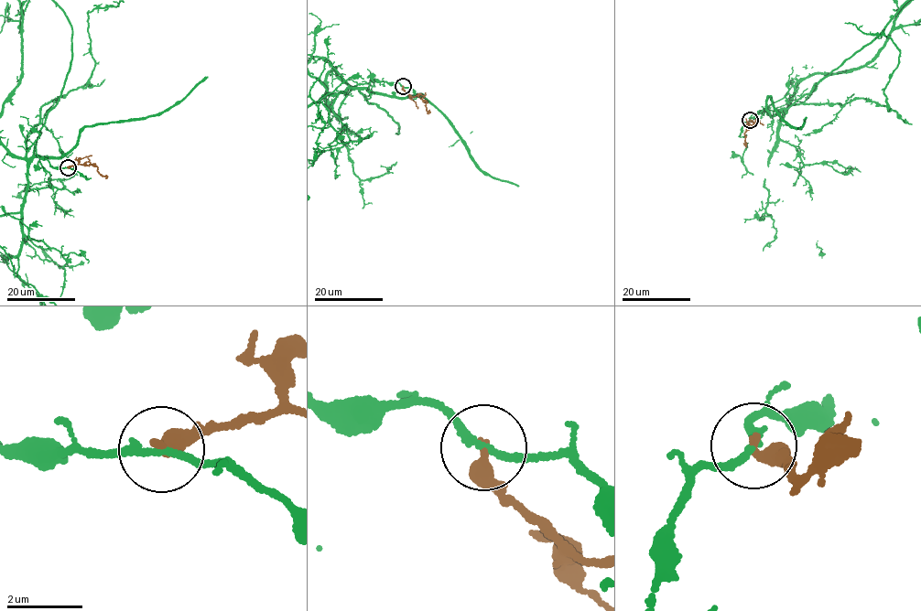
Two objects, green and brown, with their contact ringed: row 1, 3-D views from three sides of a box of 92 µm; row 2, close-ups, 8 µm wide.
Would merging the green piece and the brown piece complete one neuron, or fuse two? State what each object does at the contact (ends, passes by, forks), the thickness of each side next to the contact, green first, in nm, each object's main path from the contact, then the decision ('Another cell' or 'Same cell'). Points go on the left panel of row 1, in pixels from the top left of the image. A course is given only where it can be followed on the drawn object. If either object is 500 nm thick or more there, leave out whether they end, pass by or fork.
At the ring green passes by. At the ring brown ends. Thickness 180 nm (green) against 420 nm. Course of green: (68, 167), (50, 166), (32, 144), (27, 155), (62, 91), (70, 26). Course of brown: (68, 167), (81, 164), (95, 166), (96, 171), (107, 178). Another cell

